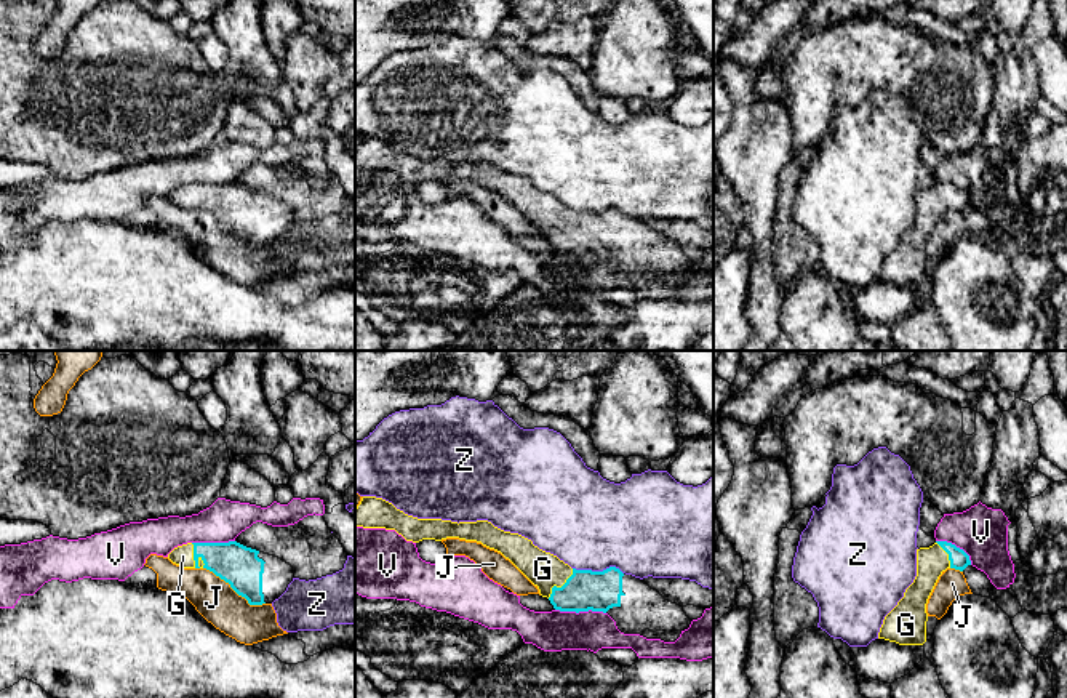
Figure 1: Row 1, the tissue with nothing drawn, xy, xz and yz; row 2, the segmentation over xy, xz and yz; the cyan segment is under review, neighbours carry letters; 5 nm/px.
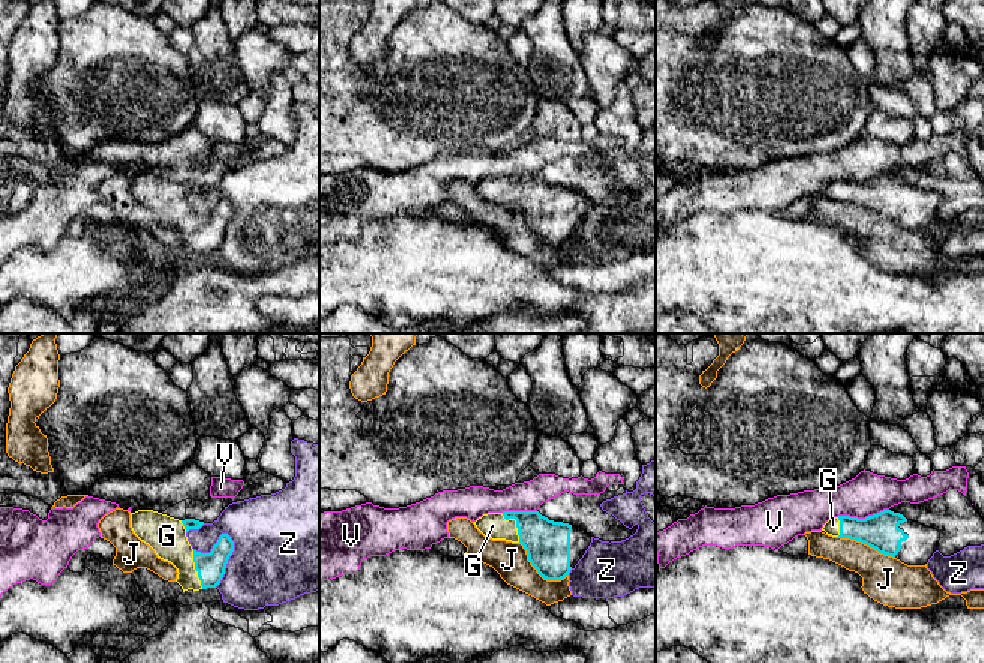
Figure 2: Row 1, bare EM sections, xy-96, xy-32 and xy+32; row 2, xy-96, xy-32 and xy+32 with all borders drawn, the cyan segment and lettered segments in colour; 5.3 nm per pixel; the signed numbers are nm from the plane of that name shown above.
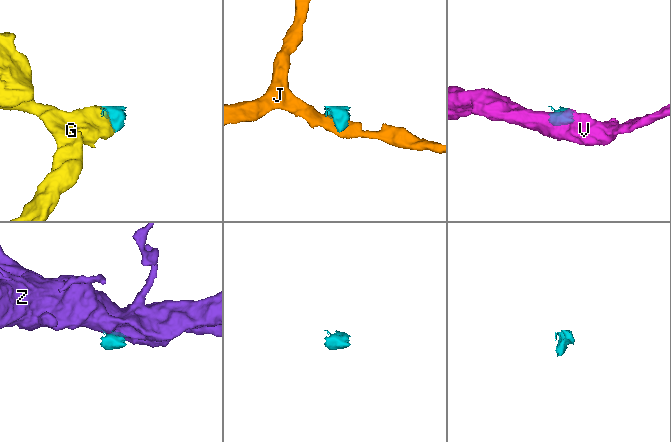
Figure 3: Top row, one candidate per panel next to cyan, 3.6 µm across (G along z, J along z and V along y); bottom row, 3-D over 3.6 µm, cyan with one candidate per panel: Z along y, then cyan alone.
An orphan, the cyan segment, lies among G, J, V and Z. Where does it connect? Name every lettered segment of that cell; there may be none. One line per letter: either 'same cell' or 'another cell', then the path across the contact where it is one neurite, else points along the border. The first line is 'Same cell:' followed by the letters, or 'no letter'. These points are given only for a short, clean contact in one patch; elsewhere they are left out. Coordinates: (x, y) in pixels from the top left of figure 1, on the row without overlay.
Same cell: G
G: same cell | across xy (239, 207), (219, 199), (194, 199), (183, 197)
J: another cell | along xy (203, 208), (223, 220), (250, 245), (264, 245)
V: another cell | along xz (555, 250), (568, 253), (602, 252), (605, 255)
Z: another cell

